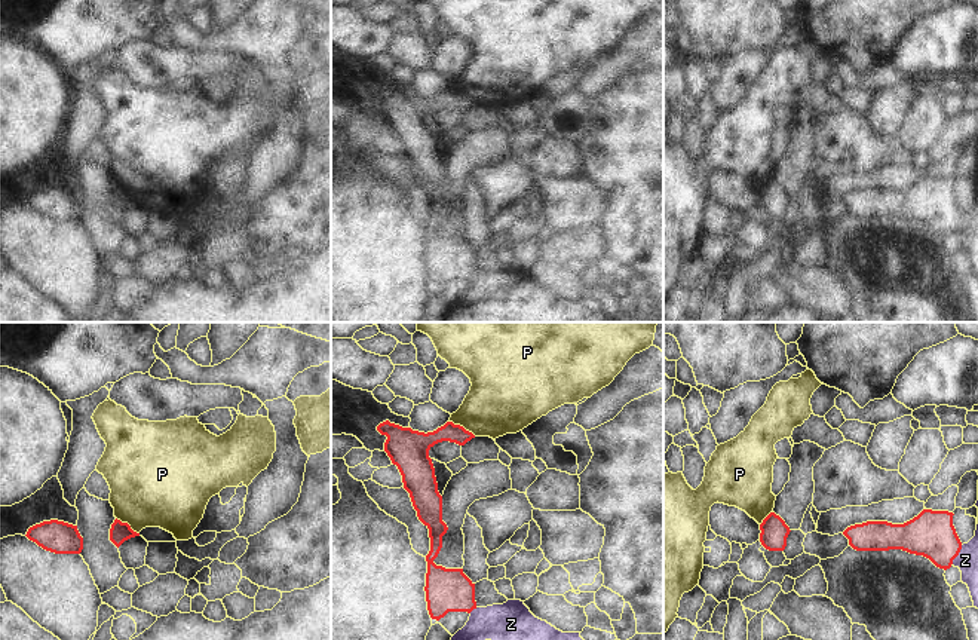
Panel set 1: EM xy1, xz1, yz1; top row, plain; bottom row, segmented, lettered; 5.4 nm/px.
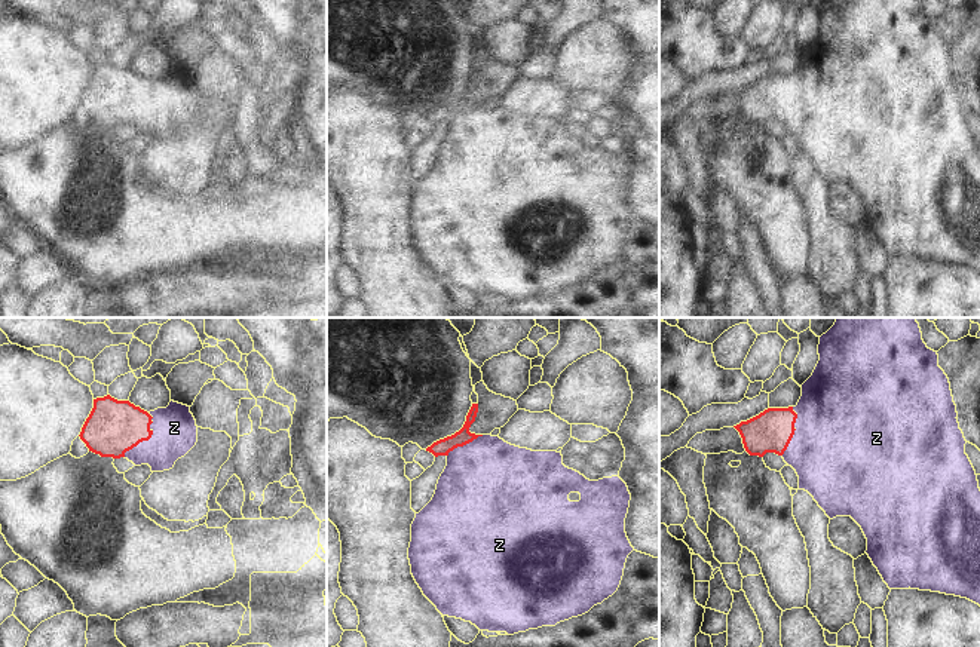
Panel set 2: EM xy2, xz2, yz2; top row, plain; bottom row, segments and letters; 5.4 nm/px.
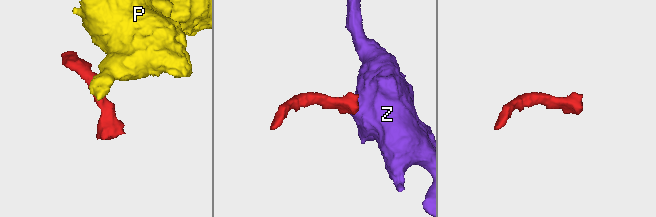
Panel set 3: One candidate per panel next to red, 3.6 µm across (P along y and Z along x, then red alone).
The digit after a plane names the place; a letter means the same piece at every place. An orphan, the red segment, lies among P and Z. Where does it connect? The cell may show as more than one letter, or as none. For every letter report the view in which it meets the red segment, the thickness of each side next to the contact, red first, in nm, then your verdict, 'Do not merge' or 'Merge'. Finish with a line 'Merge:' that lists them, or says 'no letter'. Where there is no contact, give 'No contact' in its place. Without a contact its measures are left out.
P: Touches red in xz1. Thickness 130 nm (red) against 360 nm. Do not merge
Z: Touches red in xy2. Thickness 300 nm (red) against 240 nm. Merge
Merge: Z

